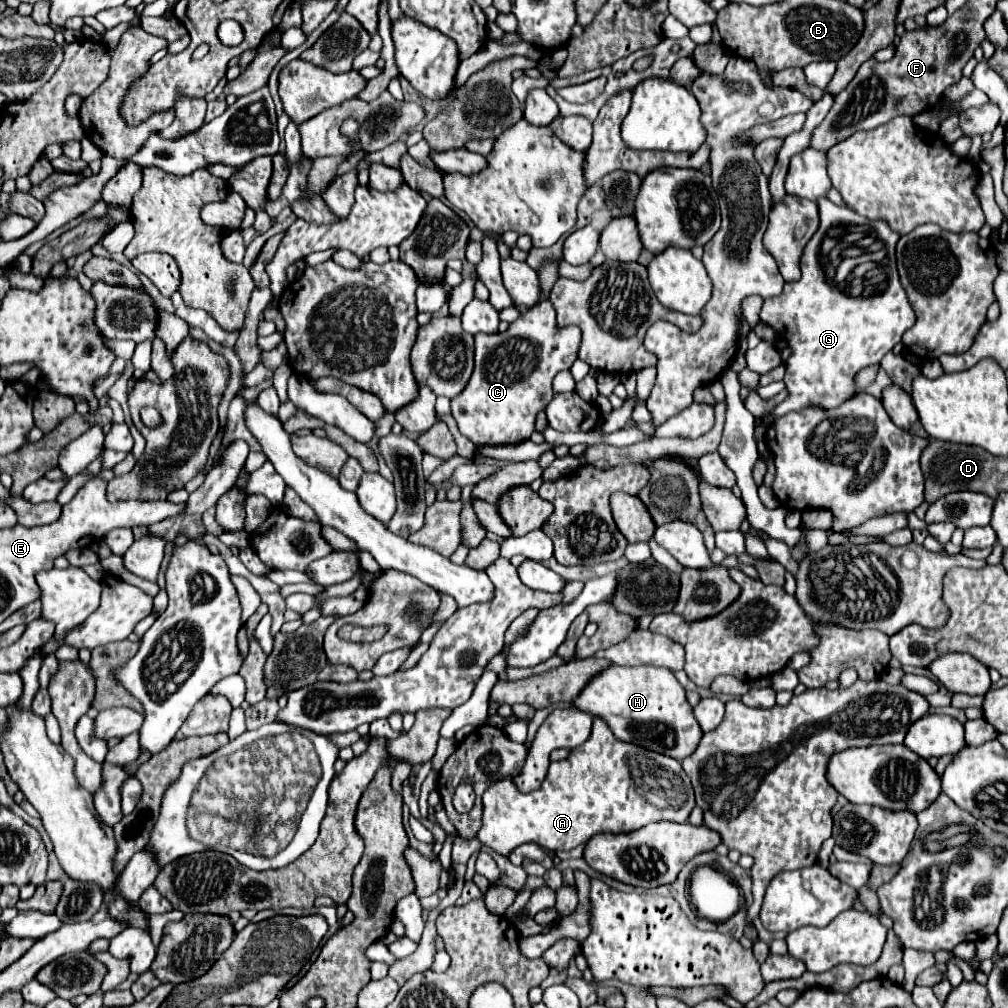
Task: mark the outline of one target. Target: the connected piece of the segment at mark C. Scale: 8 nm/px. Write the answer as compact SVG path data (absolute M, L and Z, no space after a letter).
M541 301L533 309L523 311L505 333L477 333L473 375L463 393L451 399L451 415L459 431L477 447L527 441L535 431L537 413L543 411L553 397L553 377L569 369L577 359L579 341L579 327L557 329L551 301Z

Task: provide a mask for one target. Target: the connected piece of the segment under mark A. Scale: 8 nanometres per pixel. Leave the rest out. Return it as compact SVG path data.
M595 719L591 737L573 749L569 759L553 761L539 789L521 793L517 785L507 779L497 781L483 793L483 827L477 839L503 857L509 857L515 847L529 841L537 841L549 851L571 851L573 847L587 843L597 833L629 833L653 821L685 823L693 807L693 787L677 759L647 751L633 743L617 741L609 727L603 725L601 719Z

